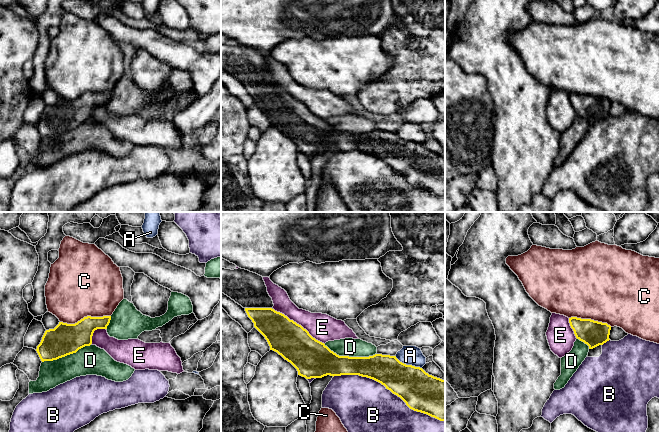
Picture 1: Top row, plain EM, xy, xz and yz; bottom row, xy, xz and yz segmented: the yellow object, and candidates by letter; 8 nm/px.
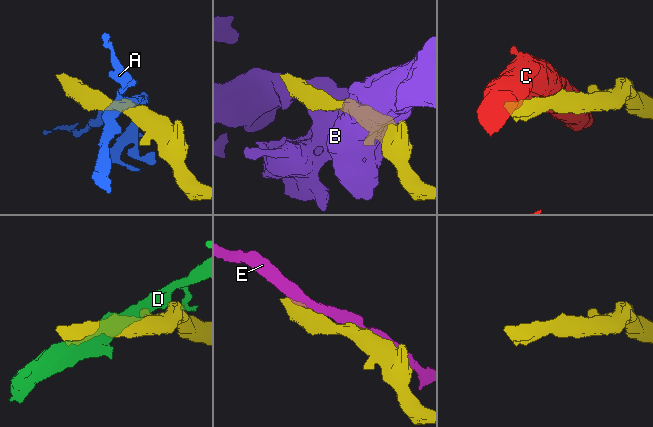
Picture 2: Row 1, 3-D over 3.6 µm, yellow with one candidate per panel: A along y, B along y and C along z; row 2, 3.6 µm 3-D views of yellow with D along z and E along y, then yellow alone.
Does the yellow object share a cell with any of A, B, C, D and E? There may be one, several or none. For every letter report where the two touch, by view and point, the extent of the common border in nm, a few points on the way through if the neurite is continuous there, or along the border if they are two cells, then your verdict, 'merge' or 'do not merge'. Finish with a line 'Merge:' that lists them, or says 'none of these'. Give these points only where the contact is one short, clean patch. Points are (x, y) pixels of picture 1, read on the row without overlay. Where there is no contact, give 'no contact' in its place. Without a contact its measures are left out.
A: xz (408, 141) | 240 nm | along xz (395, 131), (400, 137), (421, 144) | do not merge
B: xz (389, 165) | 950 nm | do not merge
C: xy (85, 93) | 420 nm | do not merge
D: xz (350, 133) | 440 nm | do not merge
E: xz (298, 100) | 500 nm | do not merge
Merge: none of these

